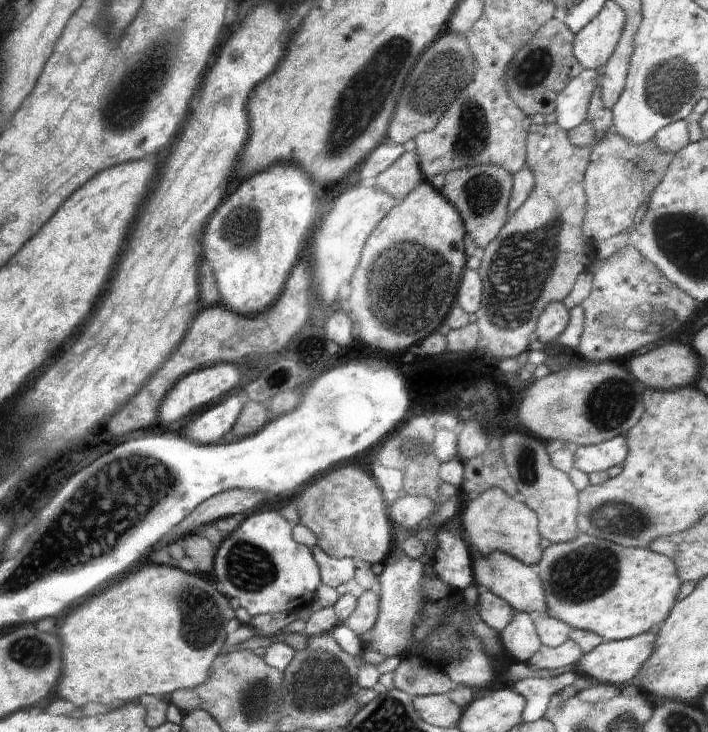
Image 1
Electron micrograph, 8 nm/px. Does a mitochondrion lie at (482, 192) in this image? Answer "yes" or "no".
yes

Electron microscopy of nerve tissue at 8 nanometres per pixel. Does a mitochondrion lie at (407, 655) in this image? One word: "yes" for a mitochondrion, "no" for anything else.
no

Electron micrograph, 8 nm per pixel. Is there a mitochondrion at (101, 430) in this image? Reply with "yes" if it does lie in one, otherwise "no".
no

